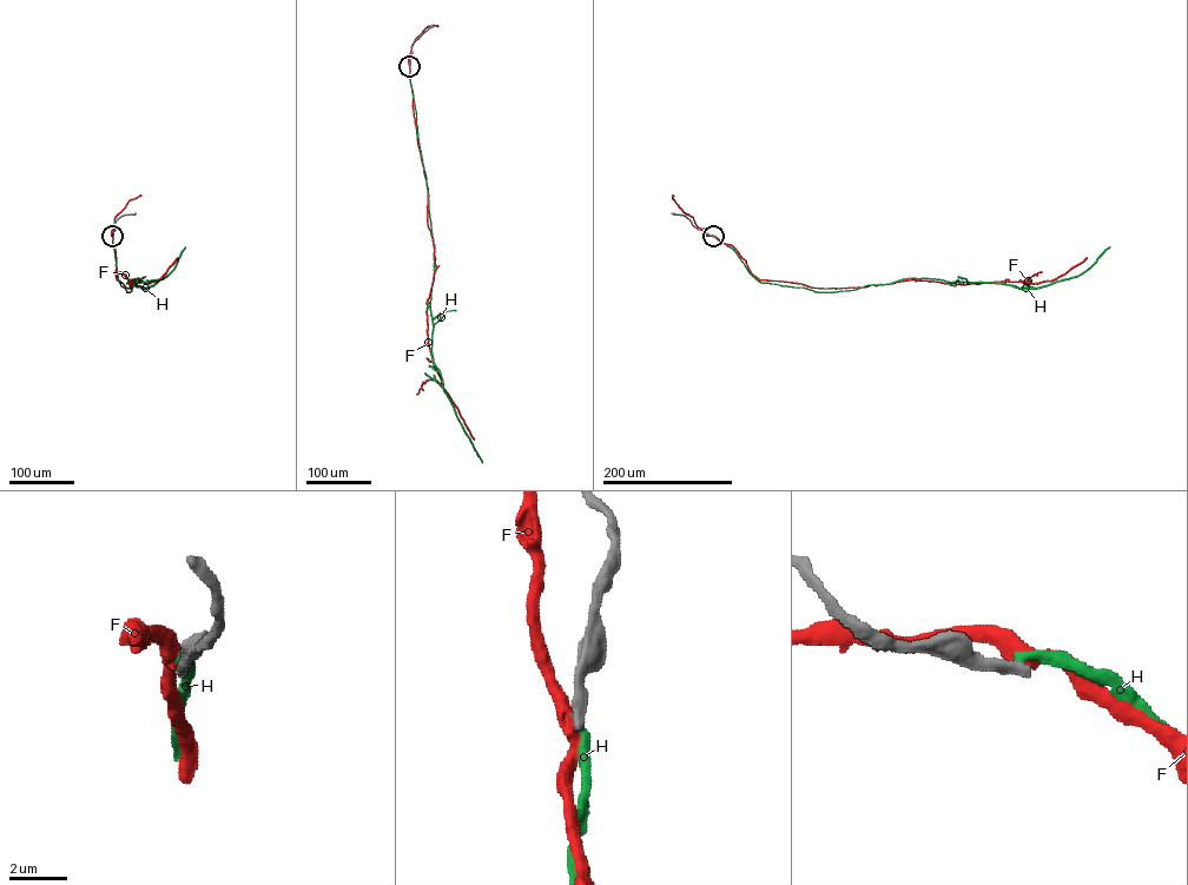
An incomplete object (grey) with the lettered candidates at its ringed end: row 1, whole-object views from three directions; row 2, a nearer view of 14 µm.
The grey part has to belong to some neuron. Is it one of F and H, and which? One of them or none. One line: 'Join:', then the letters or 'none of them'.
Join: none of them

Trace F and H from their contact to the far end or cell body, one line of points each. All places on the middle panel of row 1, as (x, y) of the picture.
F: (409, 66), (414, 116), (428, 190), (428, 226), (436, 266), (427, 303), (429, 347), (443, 389), (474, 440)
H: (409, 66), (434, 246), (431, 356), (444, 391), (482, 462)

